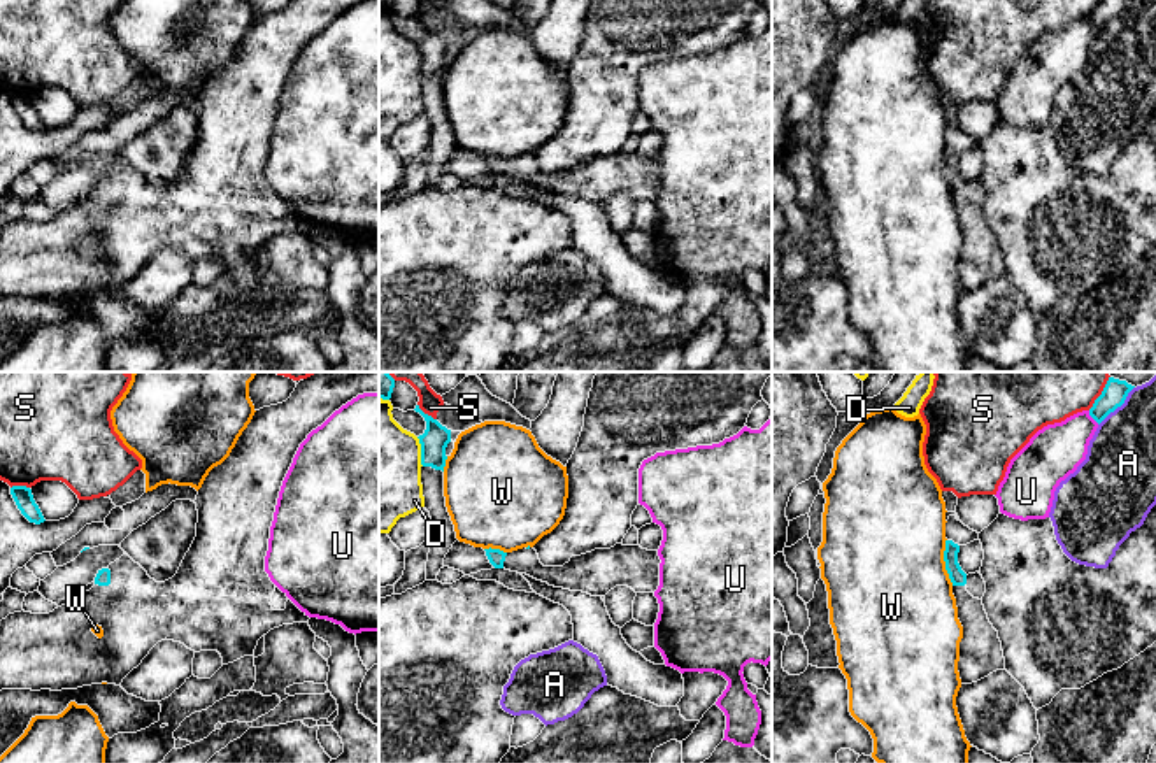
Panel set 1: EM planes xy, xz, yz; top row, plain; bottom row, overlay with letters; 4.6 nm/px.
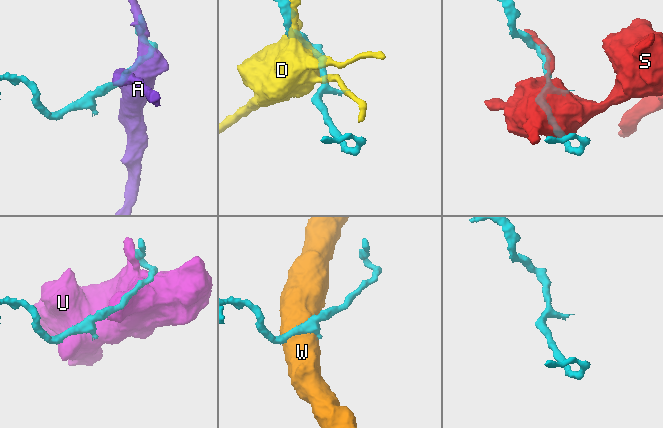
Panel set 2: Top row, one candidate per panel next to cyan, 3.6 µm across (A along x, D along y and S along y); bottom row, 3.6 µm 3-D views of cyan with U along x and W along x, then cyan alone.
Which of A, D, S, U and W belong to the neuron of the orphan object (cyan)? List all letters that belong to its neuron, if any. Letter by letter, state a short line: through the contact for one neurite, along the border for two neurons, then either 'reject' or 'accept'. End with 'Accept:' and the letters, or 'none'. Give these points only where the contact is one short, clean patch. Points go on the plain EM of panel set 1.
A: reject
D: reject
S: reject
U: reject
W: reject
Accept: none

